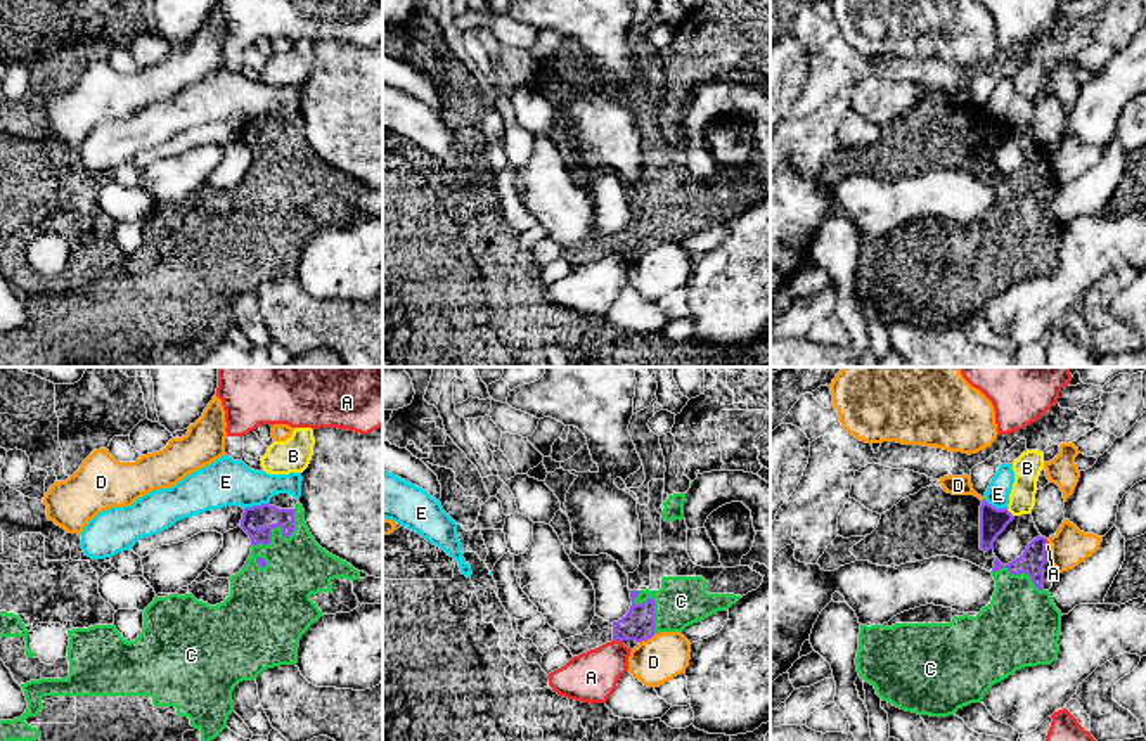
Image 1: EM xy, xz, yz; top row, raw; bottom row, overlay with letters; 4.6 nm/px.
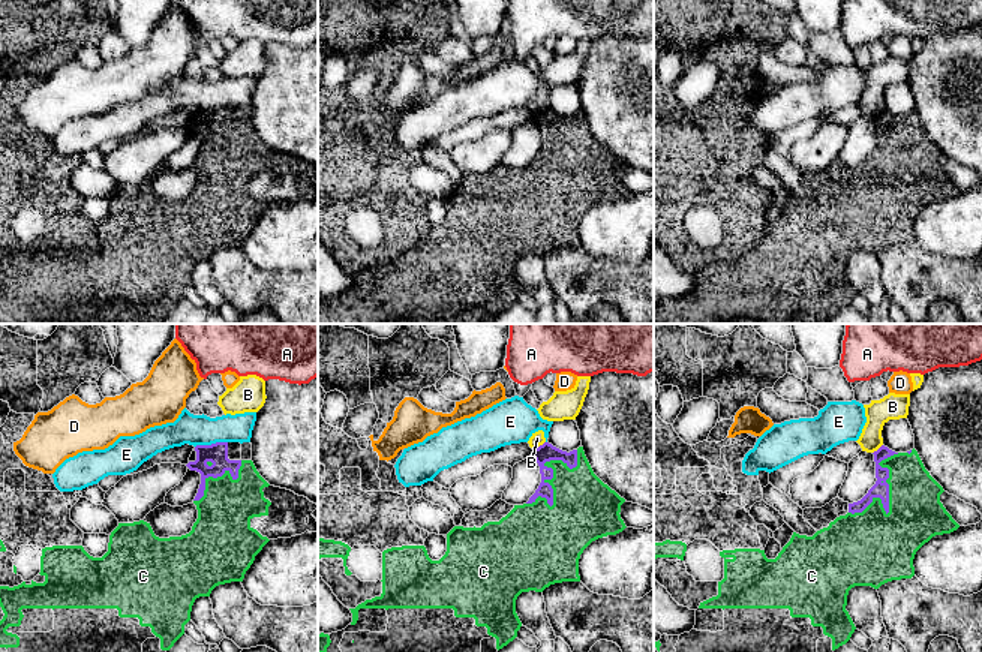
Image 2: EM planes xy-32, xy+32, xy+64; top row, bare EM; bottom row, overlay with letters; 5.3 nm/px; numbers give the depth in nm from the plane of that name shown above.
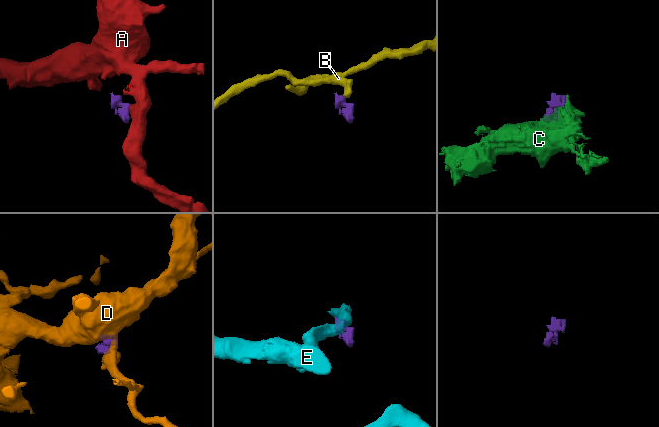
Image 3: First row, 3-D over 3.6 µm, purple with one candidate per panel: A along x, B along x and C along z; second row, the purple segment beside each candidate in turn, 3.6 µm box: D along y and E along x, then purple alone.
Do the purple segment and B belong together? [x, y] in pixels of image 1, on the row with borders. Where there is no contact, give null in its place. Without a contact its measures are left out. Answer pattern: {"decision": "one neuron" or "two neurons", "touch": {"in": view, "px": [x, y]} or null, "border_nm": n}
{"decision": "two neurons", "touch": {"in": "yz", "px": [1010, 513]}, "border_nm": 60}

